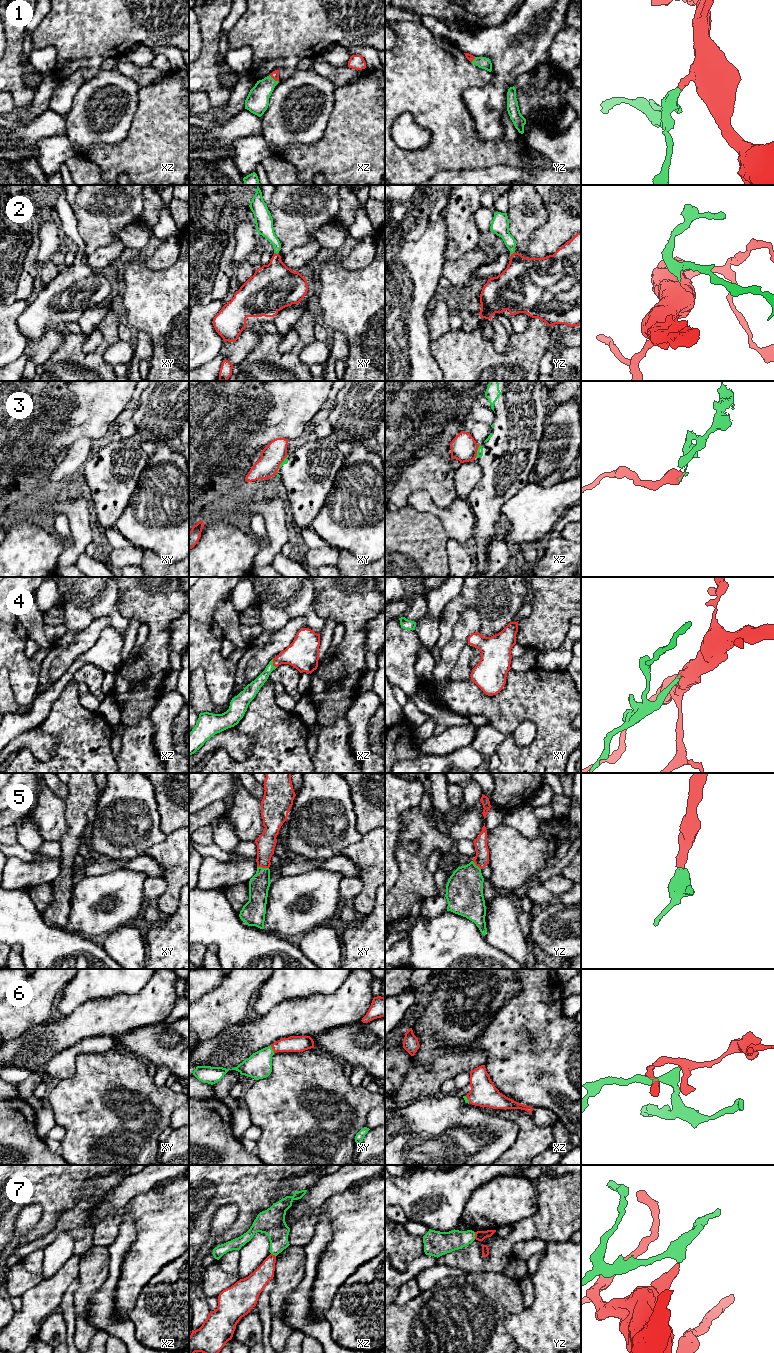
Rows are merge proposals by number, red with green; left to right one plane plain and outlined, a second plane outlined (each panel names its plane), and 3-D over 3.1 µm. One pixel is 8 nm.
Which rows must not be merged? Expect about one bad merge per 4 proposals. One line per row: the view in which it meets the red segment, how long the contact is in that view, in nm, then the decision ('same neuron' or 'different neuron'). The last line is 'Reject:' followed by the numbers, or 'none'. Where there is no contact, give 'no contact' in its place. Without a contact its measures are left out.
1: contact in xz; length 90 nm; same neuron
2: contact in xy; length 40 nm; same neuron
3: contact in xz; length 110 nm; different neuron
4: contact in xz; length 80 nm; same neuron
5: contact in xy; length 100 nm; same neuron
6: contact in xy; length 70 nm; same neuron
7: contact in yz; length 60 nm; different neuron
Reject: 3, 7

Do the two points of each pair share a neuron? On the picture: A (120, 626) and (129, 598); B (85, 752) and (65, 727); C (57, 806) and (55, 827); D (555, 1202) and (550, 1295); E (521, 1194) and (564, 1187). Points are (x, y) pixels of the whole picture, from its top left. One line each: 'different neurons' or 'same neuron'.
A: different neurons
B: same neuron
C: same neuron
D: different neurons
E: different neurons

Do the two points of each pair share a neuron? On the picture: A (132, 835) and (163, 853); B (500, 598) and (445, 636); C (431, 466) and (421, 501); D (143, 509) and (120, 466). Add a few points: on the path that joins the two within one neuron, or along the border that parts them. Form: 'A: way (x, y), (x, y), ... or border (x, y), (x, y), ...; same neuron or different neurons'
A: border (167, 835), (144, 854); different neurons
B: way (483, 598), (468, 598), (448, 619); same neuron
C: border (406, 499), (414, 491), (425, 490), (439, 507); different neurons
D: border (142, 471), (129, 502), (122, 512); different neurons

